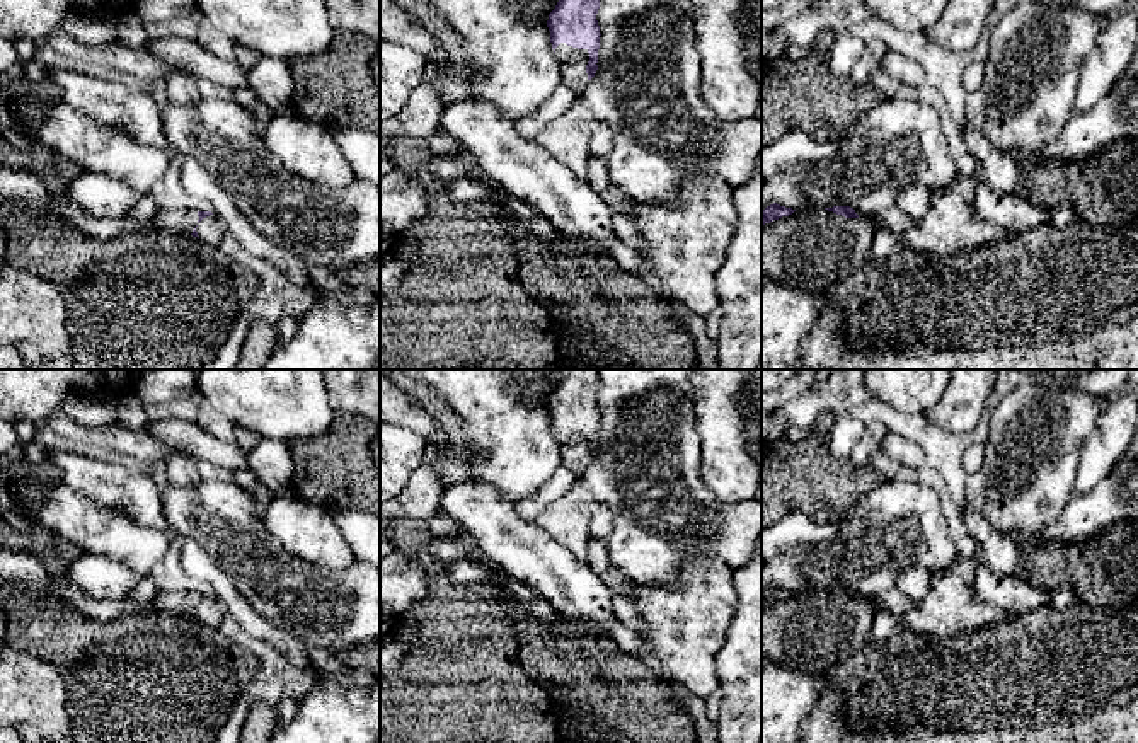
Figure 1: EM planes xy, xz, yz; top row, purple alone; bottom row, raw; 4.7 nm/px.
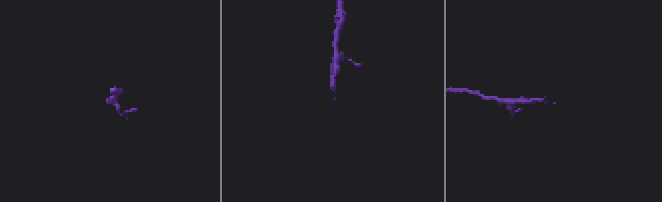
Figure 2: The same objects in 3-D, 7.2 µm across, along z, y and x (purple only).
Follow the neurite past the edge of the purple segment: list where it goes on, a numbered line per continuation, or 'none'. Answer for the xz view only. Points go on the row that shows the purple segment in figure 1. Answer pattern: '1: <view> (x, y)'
1: xz (573, 62)

